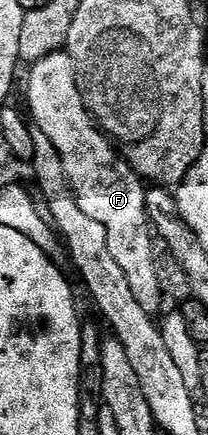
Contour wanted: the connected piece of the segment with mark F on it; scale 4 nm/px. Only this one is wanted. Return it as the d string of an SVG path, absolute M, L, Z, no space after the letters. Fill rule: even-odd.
M49 54L44 56L44 60L33 63L29 70L26 102L30 105L28 114L33 125L44 132L44 136L52 140L56 152L60 152L60 160L64 160L64 172L68 172L68 180L76 200L80 200L80 208L84 208L87 216L93 216L99 224L104 224L108 232L108 249L112 251L116 264L120 264L140 308L157 315L158 309L164 304L164 297L156 280L152 256L155 235L146 211L147 187L143 179L126 163L115 143L102 133L87 112L76 84L76 68L70 54Z

